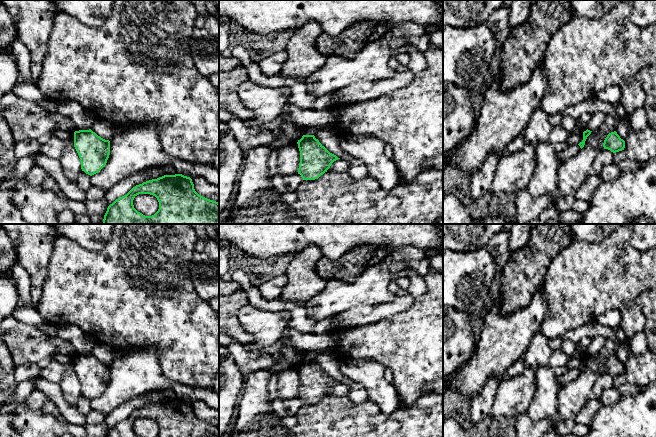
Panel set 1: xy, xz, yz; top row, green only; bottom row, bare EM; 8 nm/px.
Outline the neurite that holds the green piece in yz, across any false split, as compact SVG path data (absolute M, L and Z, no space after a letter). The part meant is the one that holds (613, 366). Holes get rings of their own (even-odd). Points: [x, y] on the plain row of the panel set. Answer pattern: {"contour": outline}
{"contour": "M616 355L607 359L603 367L604 373L608 373L613 377L624 374L625 365L620 362Z"}

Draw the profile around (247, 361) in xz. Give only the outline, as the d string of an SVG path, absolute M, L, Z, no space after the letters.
M235 339L227 346L227 349L244 378L252 372L267 370L278 363L276 353L248 351L245 345Z

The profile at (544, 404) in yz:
M549 365L536 366L535 379L537 387L526 414L534 422L541 422L547 418L555 421L558 414L560 388L554 369Z

